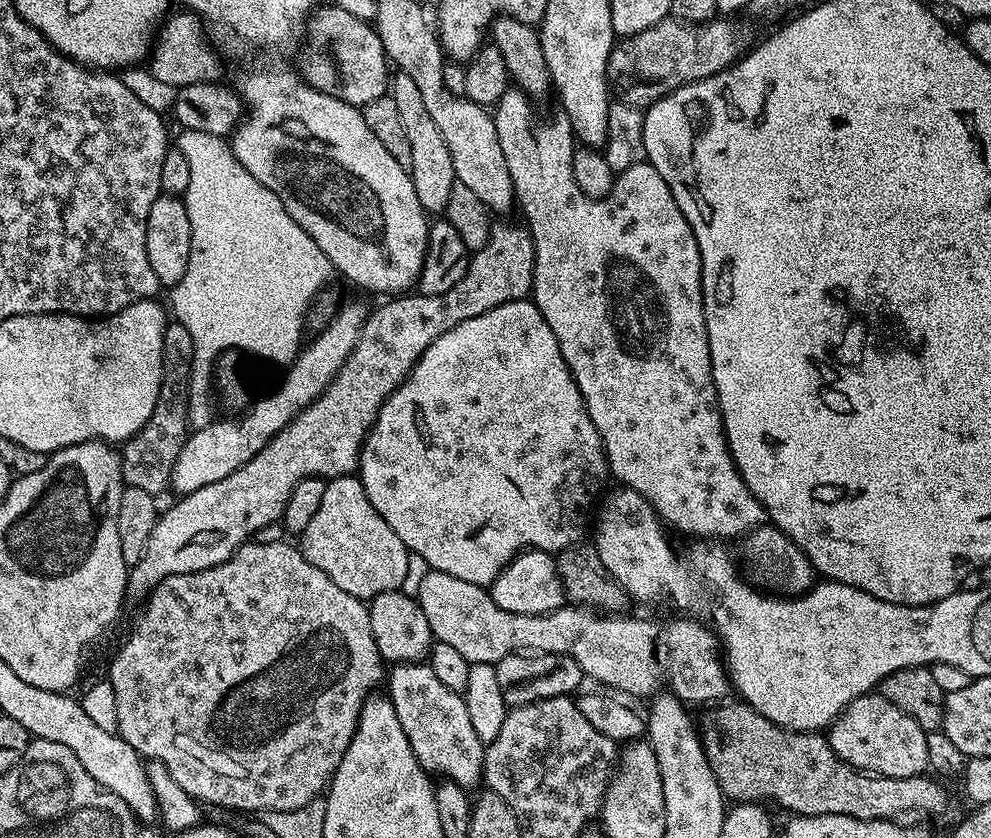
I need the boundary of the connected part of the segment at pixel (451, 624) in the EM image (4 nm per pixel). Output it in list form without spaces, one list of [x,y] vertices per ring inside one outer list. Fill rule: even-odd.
[[[435,570],[425,573],[418,599],[432,635],[439,643],[454,646],[469,664],[496,665],[510,654],[527,652],[569,656],[578,662],[585,677],[593,676],[600,683],[597,685],[625,692],[620,693],[625,697],[648,698],[657,691],[656,683],[660,680],[660,664],[656,661],[656,639],[660,636],[660,660],[668,675],[667,687],[679,700],[693,700],[696,704],[707,700],[720,702],[730,692],[728,669],[715,631],[703,632],[692,620],[672,620],[660,632],[659,626],[648,620],[629,614],[601,614],[587,606],[565,606],[541,616],[510,614],[510,610],[502,610],[494,602],[487,587],[462,582],[454,574]]]

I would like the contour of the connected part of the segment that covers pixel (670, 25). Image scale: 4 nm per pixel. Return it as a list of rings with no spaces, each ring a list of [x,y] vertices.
[[[669,18],[633,36],[623,37],[608,59],[609,85],[623,103],[646,110],[683,84],[693,84],[718,74],[735,64],[745,51],[744,32],[732,20],[735,19],[713,18],[703,24],[693,24]]]

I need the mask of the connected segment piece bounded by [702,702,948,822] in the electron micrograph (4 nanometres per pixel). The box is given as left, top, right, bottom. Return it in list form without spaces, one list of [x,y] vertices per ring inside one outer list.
[[[735,702],[736,704],[721,703],[708,717],[704,720],[704,730],[702,726],[702,743],[704,753],[710,762],[710,766],[714,770],[714,778],[718,782],[718,786],[722,789],[725,797],[729,801],[739,802],[741,804],[751,804],[753,802],[765,802],[764,800],[773,800],[780,808],[789,808],[789,813],[797,816],[825,816],[826,814],[842,814],[850,818],[858,818],[859,820],[895,820],[903,821],[903,816],[909,816],[909,821],[920,822],[923,816],[940,816],[948,808],[948,796],[944,793],[944,788],[940,784],[935,784],[932,780],[927,780],[927,775],[921,774],[911,776],[910,778],[890,778],[889,776],[878,776],[861,772],[858,768],[852,768],[842,758],[838,758],[838,754],[834,754],[834,750],[828,745],[827,739],[823,735],[815,732],[794,732],[791,728],[783,728],[774,722],[770,722],[770,718],[766,718],[762,714],[755,712],[753,708],[749,708],[743,702]]]

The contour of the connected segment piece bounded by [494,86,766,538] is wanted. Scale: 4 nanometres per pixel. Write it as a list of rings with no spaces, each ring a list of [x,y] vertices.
[[[516,86],[509,87],[507,92],[502,94],[502,98],[494,105],[494,119],[496,121],[496,129],[498,130],[498,143],[502,145],[502,155],[506,157],[506,170],[510,170],[510,178],[512,185],[516,191],[516,204],[518,208],[524,211],[523,219],[526,221],[526,227],[530,235],[532,235],[532,245],[536,251],[534,258],[534,270],[532,271],[532,291],[530,299],[535,304],[537,310],[542,314],[542,318],[546,318],[546,326],[550,326],[550,330],[554,330],[554,338],[558,338],[558,350],[562,354],[562,358],[566,362],[566,366],[570,370],[570,374],[574,378],[574,382],[578,386],[578,390],[584,399],[586,410],[590,414],[590,418],[594,422],[594,426],[598,430],[598,434],[604,443],[604,457],[608,459],[608,470],[613,477],[617,476],[619,483],[625,488],[633,488],[638,494],[642,494],[642,498],[646,498],[651,502],[656,510],[656,515],[661,521],[673,524],[680,532],[685,532],[688,536],[696,536],[692,538],[724,538],[720,536],[737,536],[743,537],[745,534],[752,531],[754,528],[761,527],[765,523],[764,507],[760,505],[758,500],[750,494],[750,490],[746,486],[744,479],[740,477],[740,471],[736,469],[735,462],[732,461],[732,455],[728,449],[728,439],[724,433],[724,423],[722,422],[722,414],[720,413],[720,403],[716,397],[716,387],[714,386],[714,378],[712,377],[712,363],[710,362],[710,342],[706,334],[706,318],[704,317],[704,291],[700,289],[700,251],[698,250],[698,242],[694,238],[694,230],[686,222],[686,218],[682,214],[682,210],[678,210],[678,202],[674,202],[674,194],[670,194],[670,186],[666,186],[666,178],[662,178],[662,174],[658,174],[658,170],[654,170],[654,166],[647,162],[643,164],[635,164],[630,166],[630,170],[619,173],[616,178],[616,184],[610,190],[610,194],[606,194],[600,200],[590,198],[586,194],[582,194],[582,190],[578,190],[578,182],[574,182],[574,162],[572,161],[572,153],[574,151],[574,133],[572,123],[568,117],[563,114],[552,116],[549,120],[543,120],[536,113],[537,106],[534,100],[527,93],[520,90]]]

